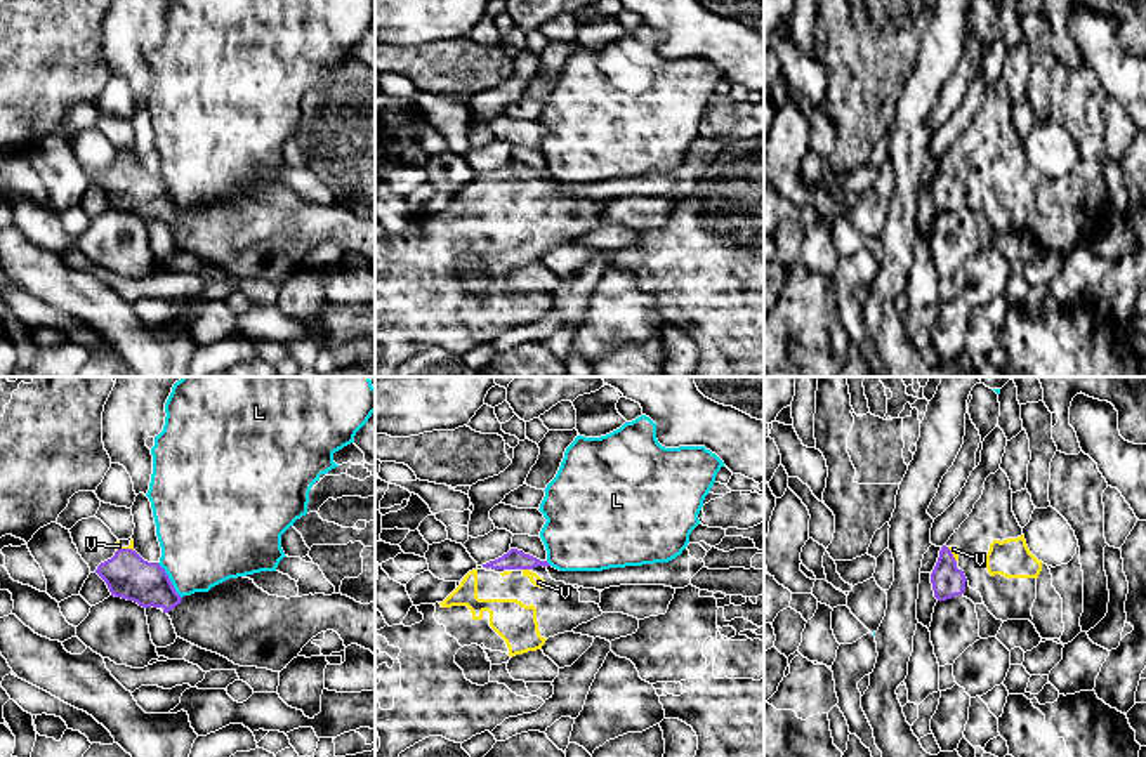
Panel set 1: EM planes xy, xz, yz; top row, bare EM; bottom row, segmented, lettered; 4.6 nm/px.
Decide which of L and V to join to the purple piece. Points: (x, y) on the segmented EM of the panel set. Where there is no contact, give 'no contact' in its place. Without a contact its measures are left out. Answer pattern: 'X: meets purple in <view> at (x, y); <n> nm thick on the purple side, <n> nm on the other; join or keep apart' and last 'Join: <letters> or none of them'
L: meets purple in xy at (169, 580); 220 nm thick on the purple side, 420 nm on the other; keep apart
V: meets purple in xz at (526, 568); 100 nm thick on the purple side, 50 nm on the other; join
Join: V

